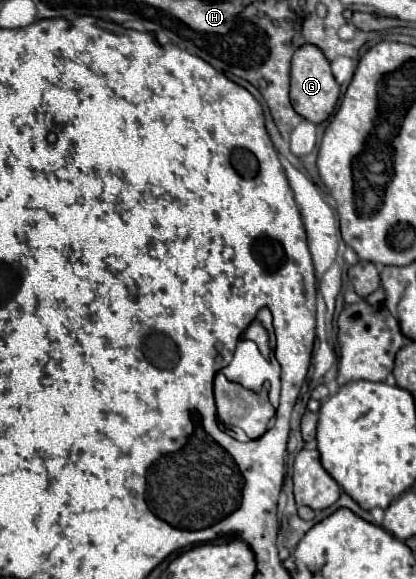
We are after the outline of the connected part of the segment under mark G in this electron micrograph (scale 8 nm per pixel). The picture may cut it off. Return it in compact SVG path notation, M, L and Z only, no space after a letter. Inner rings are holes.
M303 45L295 51L291 61L291 105L293 109L311 123L323 123L335 111L339 99L339 85L333 79L329 61L315 45Z

